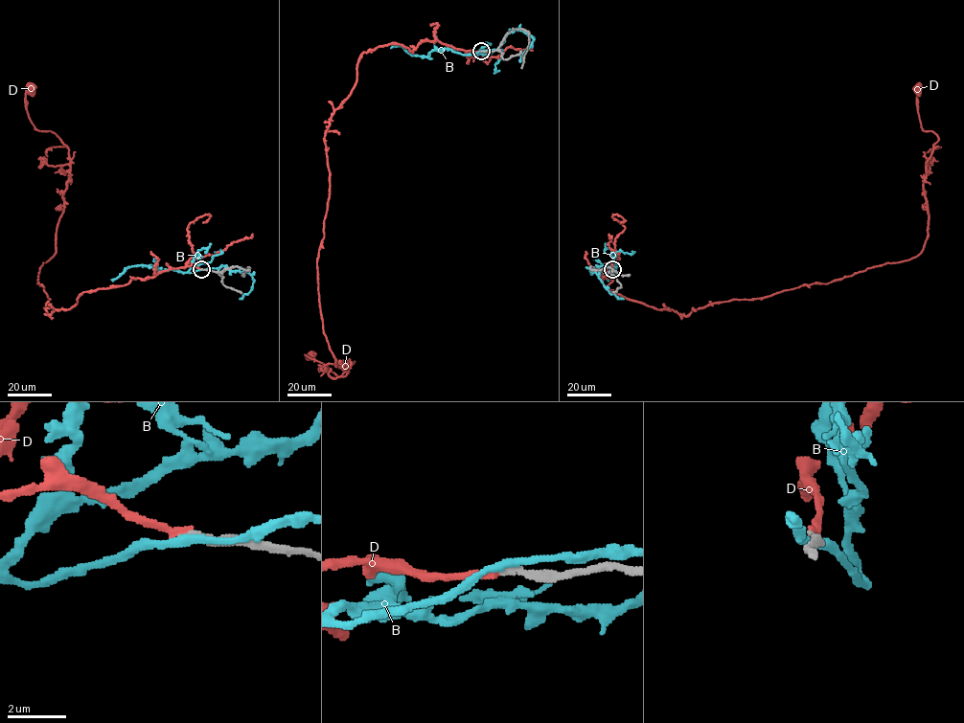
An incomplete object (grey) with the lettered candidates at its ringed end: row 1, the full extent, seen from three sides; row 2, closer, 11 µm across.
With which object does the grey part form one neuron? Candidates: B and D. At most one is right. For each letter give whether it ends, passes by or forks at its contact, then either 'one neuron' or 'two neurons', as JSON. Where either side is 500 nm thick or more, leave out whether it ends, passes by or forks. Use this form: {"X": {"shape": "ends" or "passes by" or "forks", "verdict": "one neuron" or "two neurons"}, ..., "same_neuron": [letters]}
{"B": {"shape": "passes by", "verdict": "two neurons"}, "D": {"shape": "ends", "verdict": "one neuron"}, "same_neuron": ["D"]}

